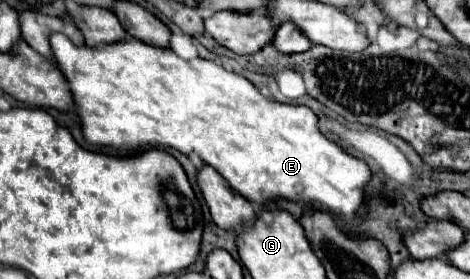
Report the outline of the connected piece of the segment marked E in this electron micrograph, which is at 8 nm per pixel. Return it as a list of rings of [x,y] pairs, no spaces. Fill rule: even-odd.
[[[53,33],[49,35],[49,43],[53,61],[69,83],[85,141],[117,153],[147,151],[159,145],[169,145],[185,155],[193,151],[203,163],[215,167],[235,191],[257,205],[265,205],[275,197],[321,203],[329,211],[339,213],[347,223],[353,221],[355,211],[361,207],[365,199],[363,189],[371,179],[369,167],[365,161],[347,155],[337,143],[327,139],[317,129],[317,117],[309,107],[269,101],[249,79],[225,71],[215,61],[201,57],[185,61],[169,47],[153,47],[135,37],[117,41],[117,45],[93,49],[89,45],[77,47],[69,37]]]

